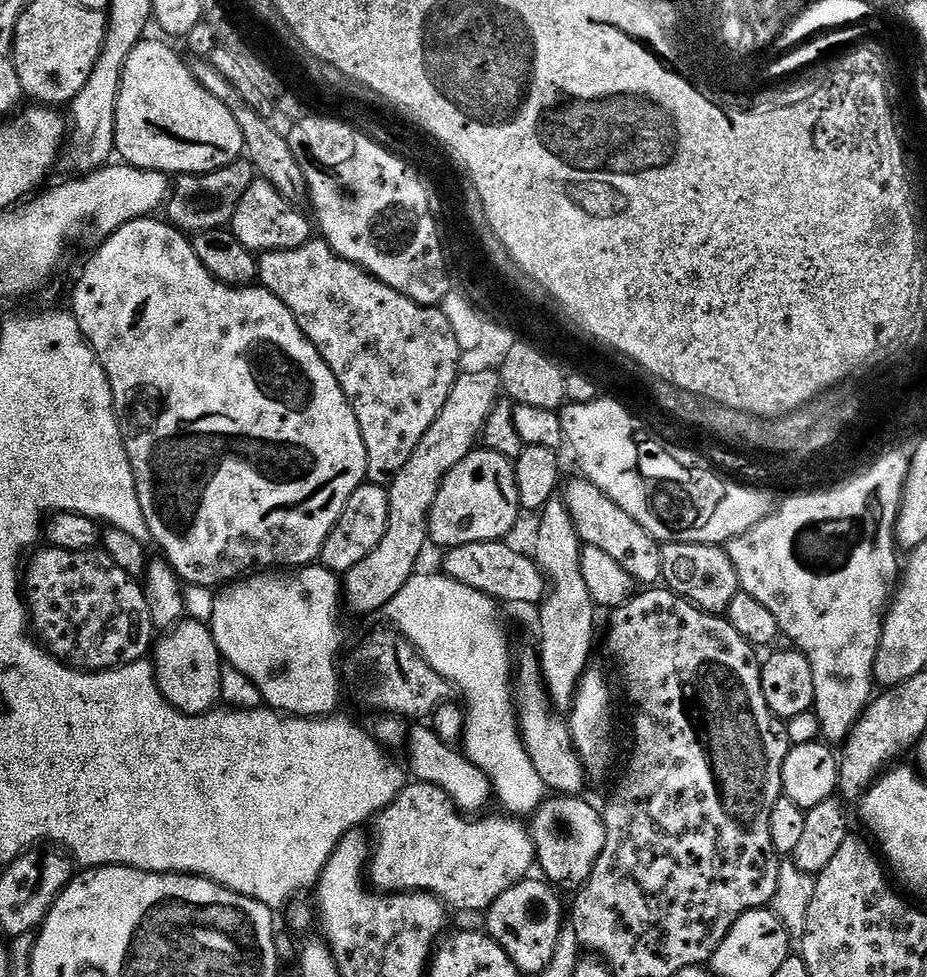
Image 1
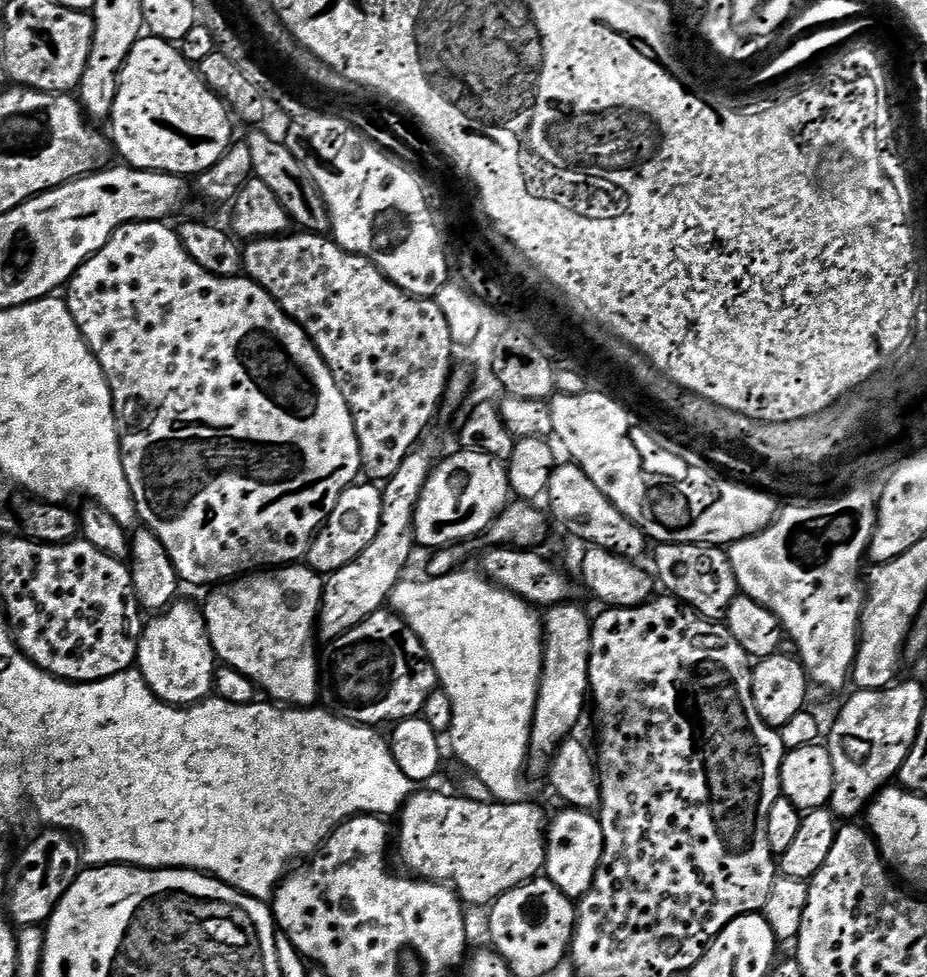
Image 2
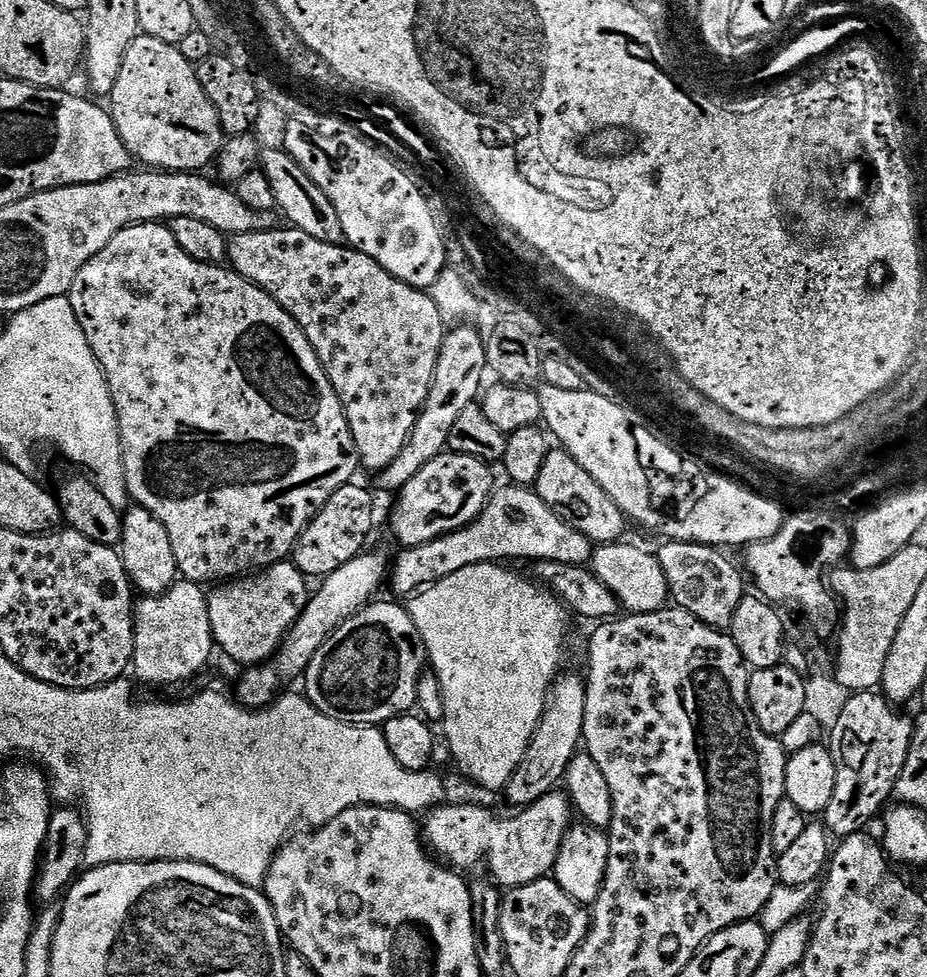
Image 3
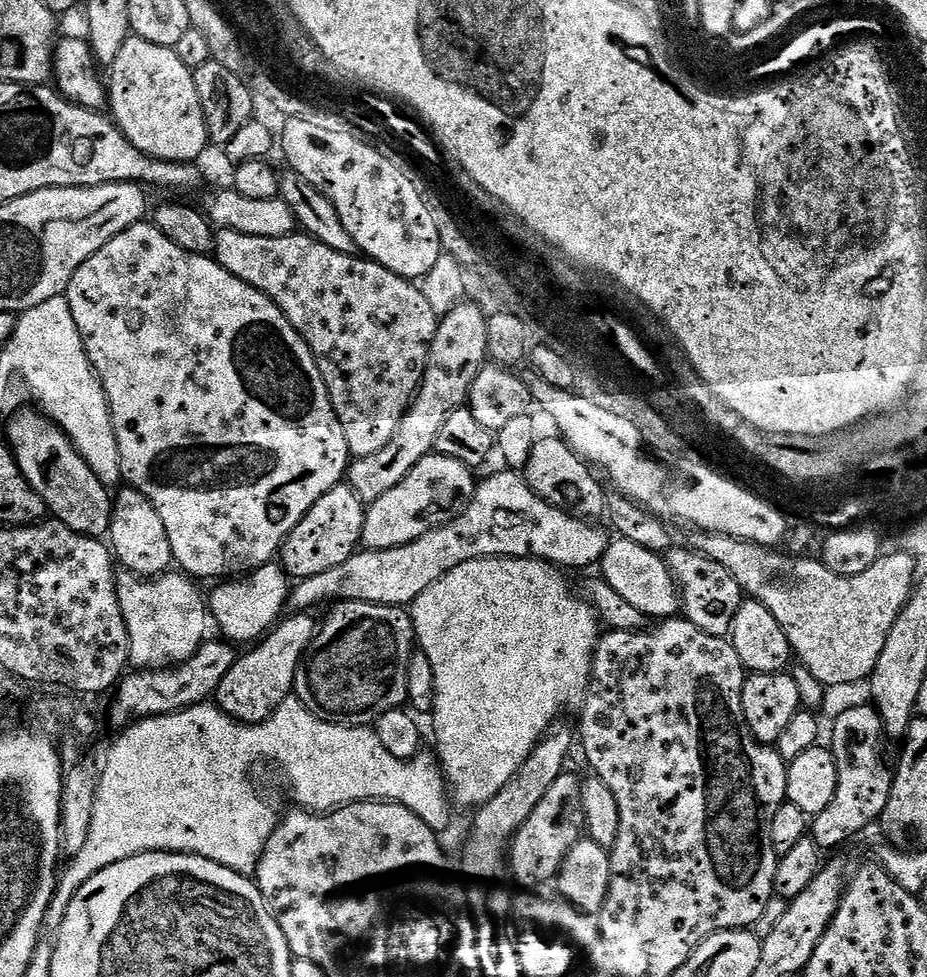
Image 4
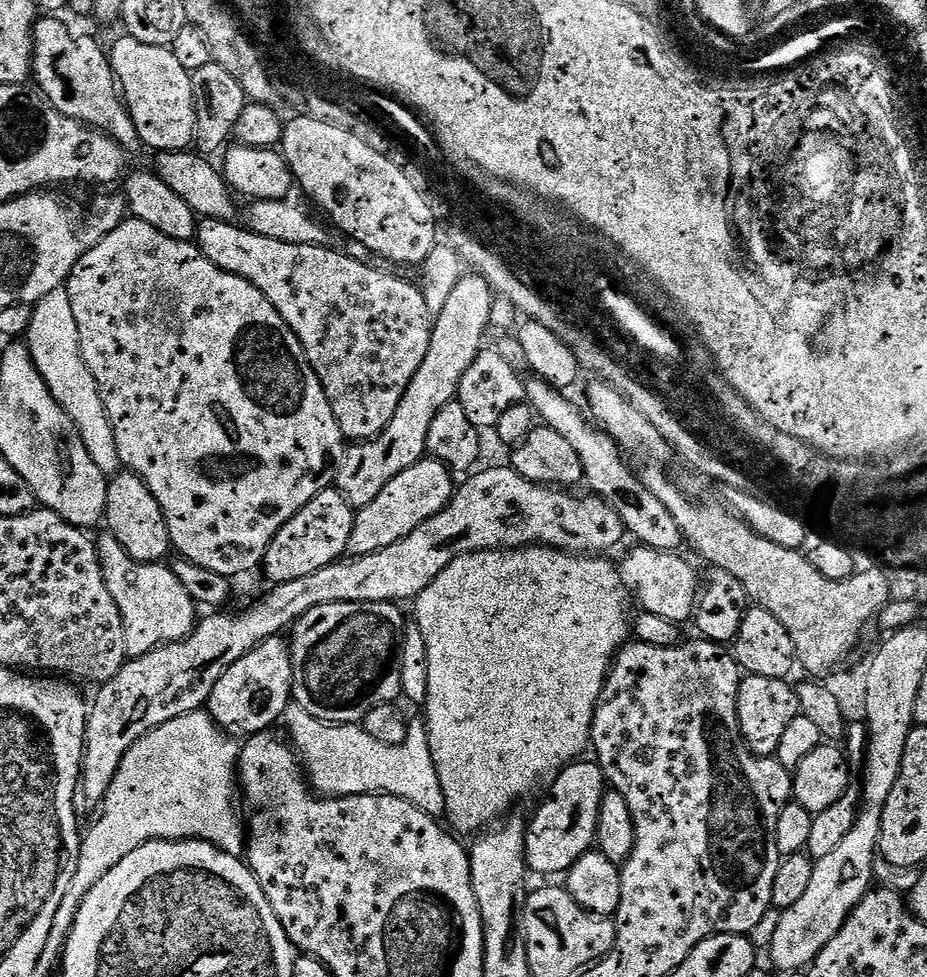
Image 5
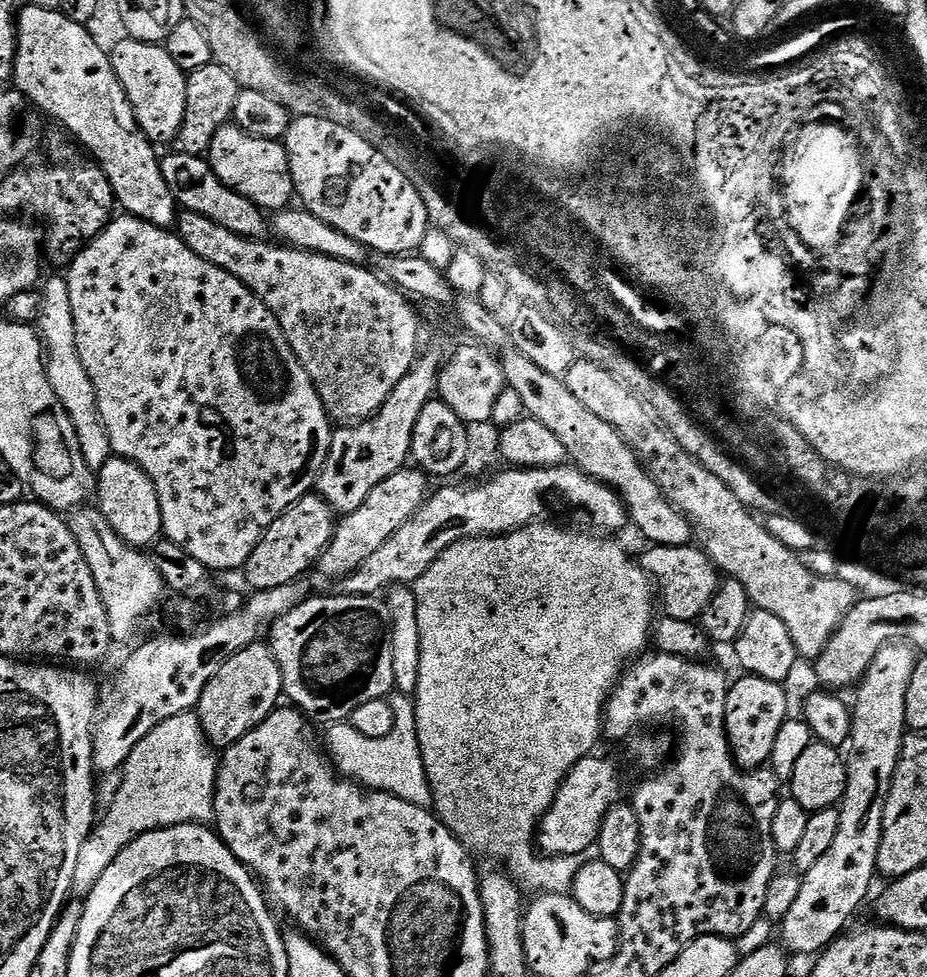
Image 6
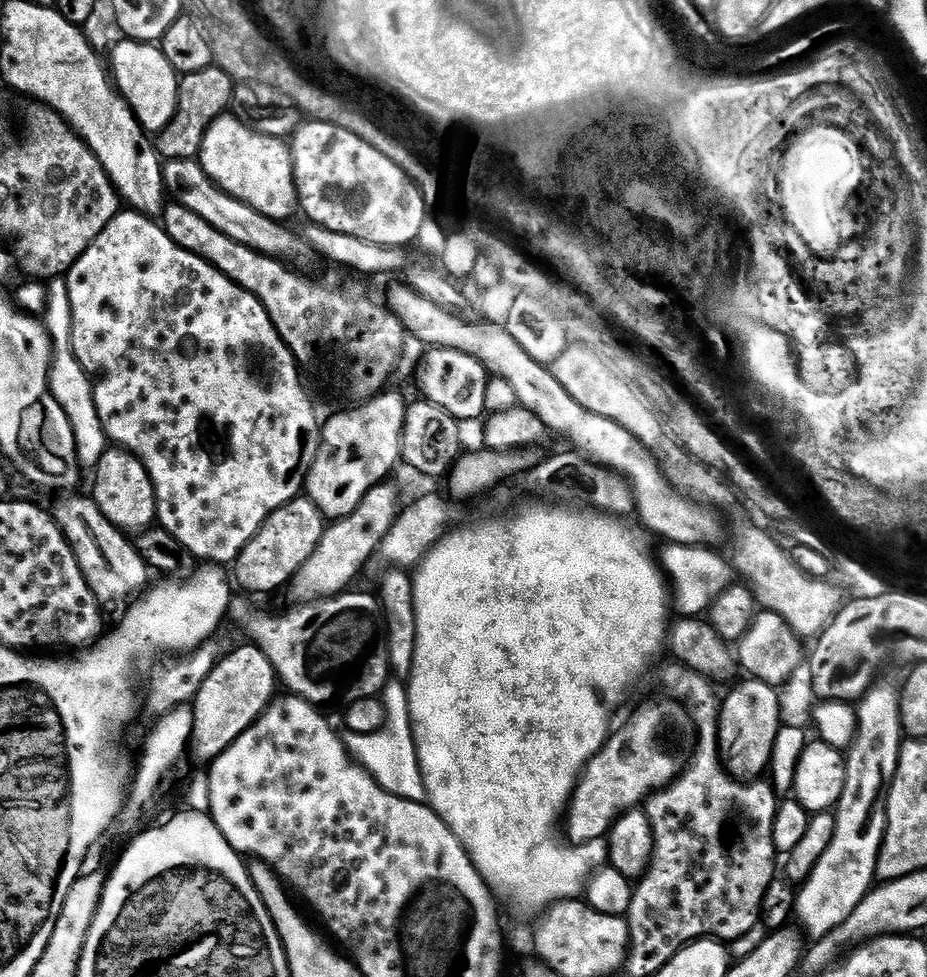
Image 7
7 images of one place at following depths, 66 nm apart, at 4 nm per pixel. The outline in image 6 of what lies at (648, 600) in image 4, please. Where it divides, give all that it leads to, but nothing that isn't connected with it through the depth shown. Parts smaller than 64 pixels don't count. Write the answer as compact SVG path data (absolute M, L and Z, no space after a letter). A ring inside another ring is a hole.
M655 545L647 550L640 562L645 571L657 582L659 591L660 588L662 590L665 615L672 620L697 621L722 582L719 569L703 549L693 545L682 547Z

